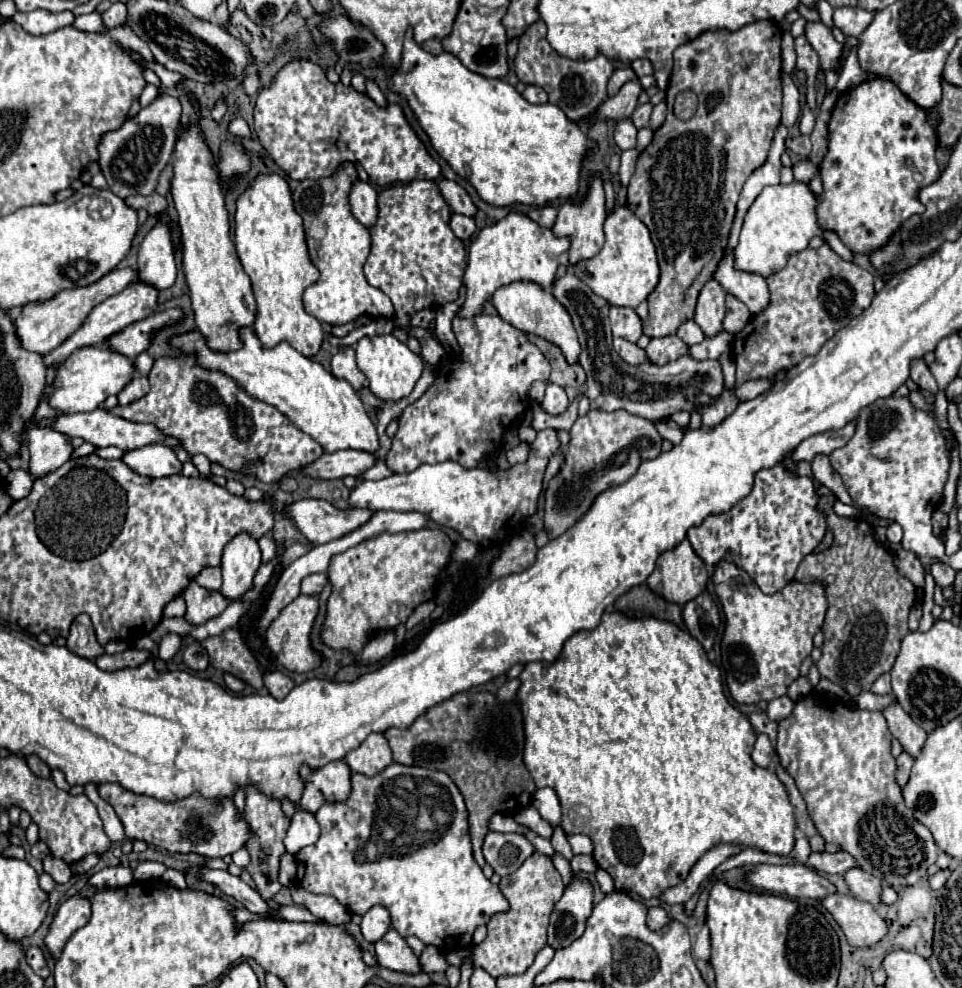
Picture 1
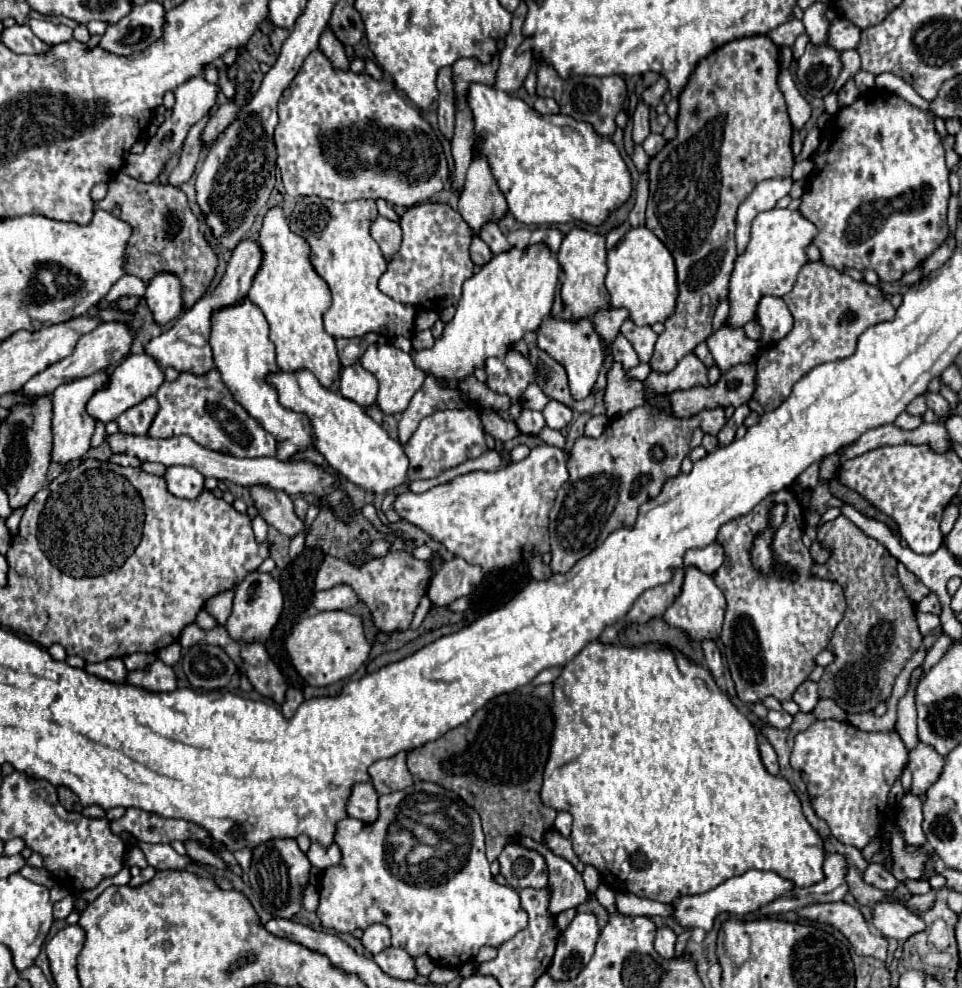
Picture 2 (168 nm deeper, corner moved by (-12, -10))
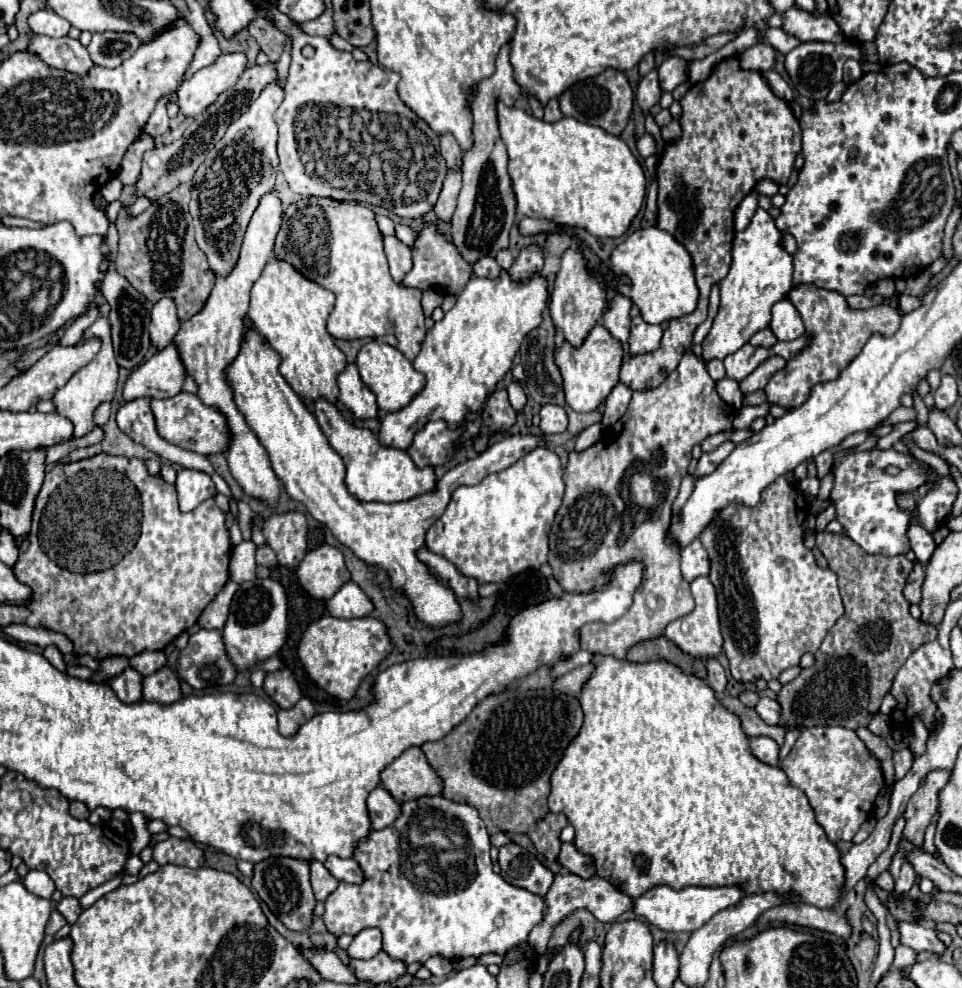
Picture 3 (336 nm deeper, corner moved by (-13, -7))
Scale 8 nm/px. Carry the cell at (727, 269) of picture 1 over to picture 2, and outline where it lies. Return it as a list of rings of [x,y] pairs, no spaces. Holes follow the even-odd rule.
[[[763,297],[757,307],[757,321],[763,327],[763,343],[773,345],[793,327],[793,315],[779,297]]]

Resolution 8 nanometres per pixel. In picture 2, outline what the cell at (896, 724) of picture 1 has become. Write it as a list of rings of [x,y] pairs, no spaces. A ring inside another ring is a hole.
[[[919,743],[909,753],[909,771],[913,773],[911,793],[925,799],[927,787],[931,787],[931,783],[935,783],[935,779],[939,779],[939,775],[941,775],[943,763],[945,763],[945,757],[935,753],[933,747]]]

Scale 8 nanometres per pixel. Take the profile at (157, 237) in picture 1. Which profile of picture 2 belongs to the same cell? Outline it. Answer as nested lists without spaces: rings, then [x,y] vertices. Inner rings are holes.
[[[159,273],[145,291],[145,301],[157,325],[167,325],[181,313],[181,281],[173,273]]]

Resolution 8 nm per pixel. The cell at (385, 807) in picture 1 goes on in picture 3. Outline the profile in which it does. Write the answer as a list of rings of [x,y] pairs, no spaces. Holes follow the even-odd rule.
[[[420,796],[416,800],[402,802],[400,816],[392,826],[382,830],[370,830],[366,840],[354,848],[354,860],[364,872],[360,884],[338,882],[338,888],[326,898],[324,924],[336,934],[358,934],[364,928],[376,926],[382,930],[382,948],[392,958],[410,962],[426,962],[430,956],[444,956],[448,960],[460,960],[468,956],[480,956],[496,952],[504,956],[512,946],[524,942],[530,930],[542,920],[544,900],[524,888],[508,884],[502,876],[494,874],[490,862],[490,836],[478,810],[468,804],[452,802],[444,796]],[[452,852],[452,864],[438,862],[438,854]]]

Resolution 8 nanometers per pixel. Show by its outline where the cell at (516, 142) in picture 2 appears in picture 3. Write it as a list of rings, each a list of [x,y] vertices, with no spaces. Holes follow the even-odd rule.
[[[500,100],[496,104],[496,112],[500,136],[508,148],[508,174],[514,186],[518,214],[536,220],[550,220],[562,226],[580,226],[598,238],[618,238],[628,230],[632,218],[638,214],[644,202],[646,178],[642,166],[624,140],[604,132],[598,126],[590,126],[566,116],[558,122],[544,122],[526,114],[522,108],[504,106]]]

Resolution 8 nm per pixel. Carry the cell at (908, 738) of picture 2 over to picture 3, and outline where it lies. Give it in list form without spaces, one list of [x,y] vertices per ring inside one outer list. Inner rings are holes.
[[[898,751],[894,754],[895,780],[902,779],[912,767],[914,758],[911,751]]]

